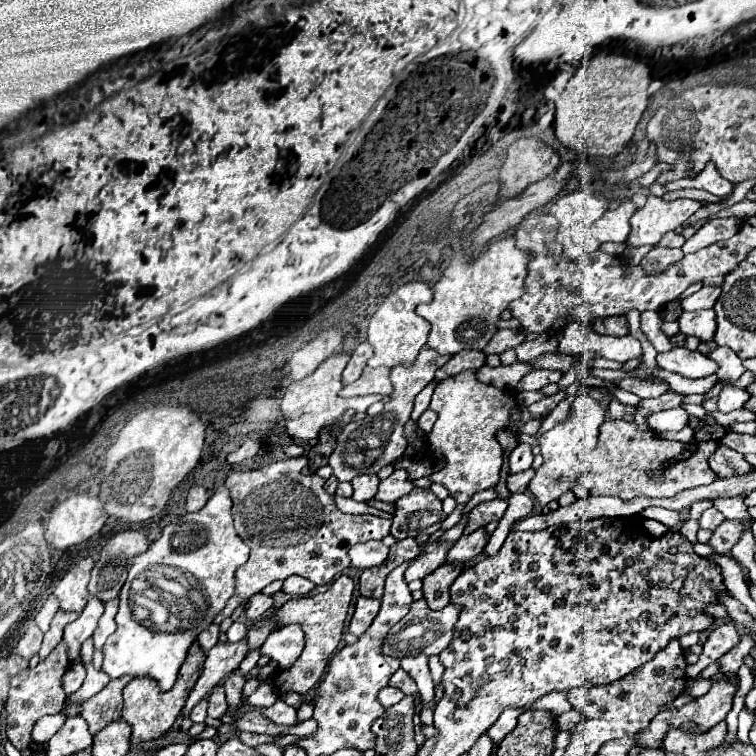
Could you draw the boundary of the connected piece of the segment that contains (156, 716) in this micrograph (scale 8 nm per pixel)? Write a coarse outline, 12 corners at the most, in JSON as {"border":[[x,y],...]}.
{"border":[[195,642],[177,682],[133,678],[123,690],[121,720],[131,744],[161,738],[201,676]]}

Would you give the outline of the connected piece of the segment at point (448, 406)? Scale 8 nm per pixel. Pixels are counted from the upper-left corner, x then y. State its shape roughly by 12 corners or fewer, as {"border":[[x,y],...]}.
{"border":[[461,372],[437,384],[429,480],[457,504],[499,482],[515,394]]}

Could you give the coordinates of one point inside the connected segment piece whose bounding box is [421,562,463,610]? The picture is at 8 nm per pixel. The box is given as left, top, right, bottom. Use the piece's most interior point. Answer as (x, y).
(436, 586)

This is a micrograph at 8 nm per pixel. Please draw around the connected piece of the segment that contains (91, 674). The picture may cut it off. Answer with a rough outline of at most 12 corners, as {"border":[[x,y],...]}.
{"border":[[87,664],[83,686],[67,702],[85,702],[111,682]]}

